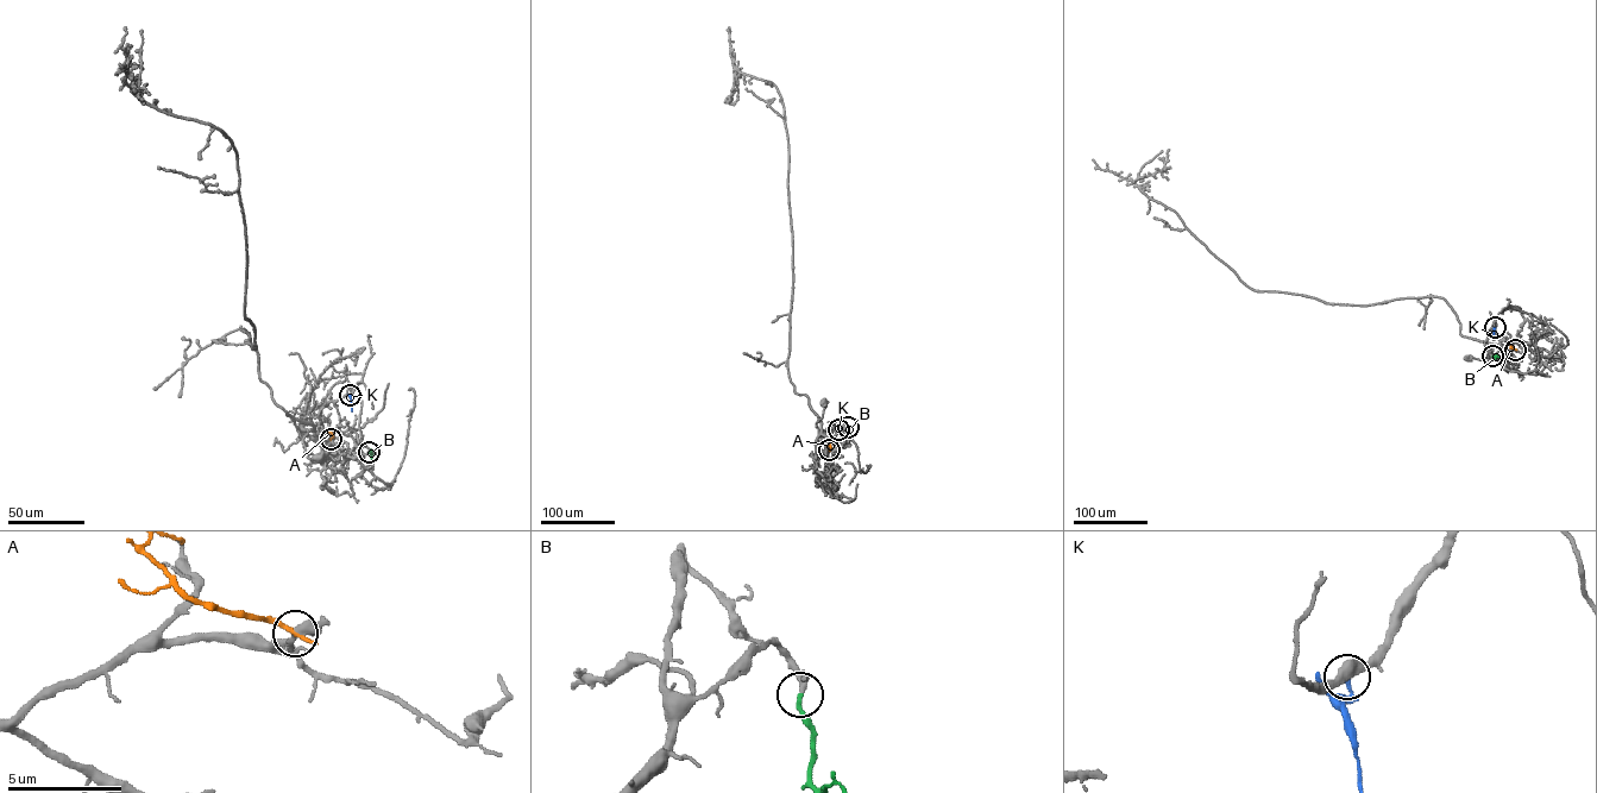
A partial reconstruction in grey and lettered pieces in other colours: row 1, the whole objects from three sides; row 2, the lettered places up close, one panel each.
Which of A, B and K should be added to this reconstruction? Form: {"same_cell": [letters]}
{"same_cell": ["B"]}

